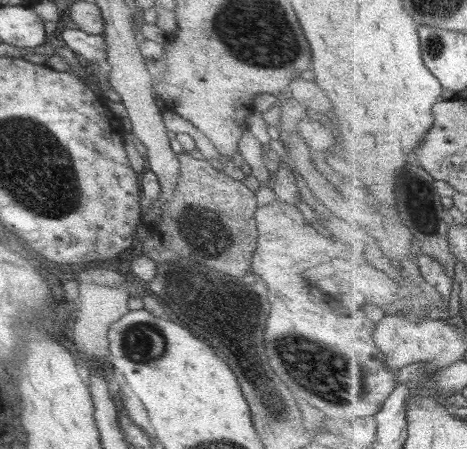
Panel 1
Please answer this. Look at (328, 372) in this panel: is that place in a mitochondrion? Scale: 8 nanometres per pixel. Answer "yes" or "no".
yes

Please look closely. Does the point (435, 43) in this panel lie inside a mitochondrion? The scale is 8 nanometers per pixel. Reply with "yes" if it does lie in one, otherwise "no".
yes

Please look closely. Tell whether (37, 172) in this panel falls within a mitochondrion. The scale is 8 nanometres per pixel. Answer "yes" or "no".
yes

